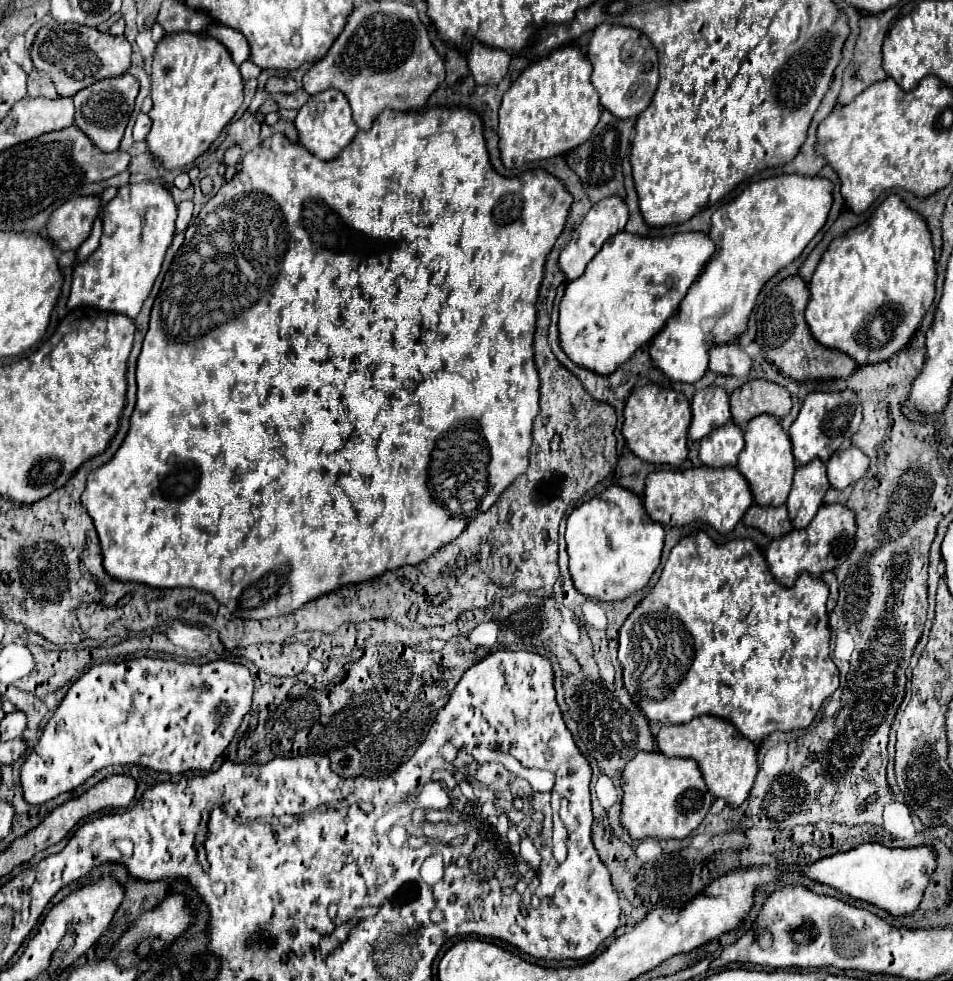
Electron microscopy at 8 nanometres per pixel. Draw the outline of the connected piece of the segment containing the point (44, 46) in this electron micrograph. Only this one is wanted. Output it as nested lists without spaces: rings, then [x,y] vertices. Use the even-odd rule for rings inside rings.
[[[51,22],[49,26],[43,26],[37,32],[29,52],[33,66],[51,78],[59,96],[75,96],[79,90],[103,78],[113,78],[127,72],[131,64],[131,46],[123,36],[111,36],[107,32],[101,34],[97,28],[75,22]]]

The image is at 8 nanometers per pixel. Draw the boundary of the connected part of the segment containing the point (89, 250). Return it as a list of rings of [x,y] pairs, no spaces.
[[[97,218],[93,224],[93,228],[89,238],[80,246],[77,251],[78,262],[85,262],[87,256],[92,254],[97,246],[99,246],[99,240],[102,235],[102,220]]]

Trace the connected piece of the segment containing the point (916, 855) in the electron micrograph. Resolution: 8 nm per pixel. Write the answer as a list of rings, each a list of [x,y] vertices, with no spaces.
[[[879,842],[861,844],[849,852],[837,852],[833,856],[825,856],[809,866],[801,866],[799,874],[811,878],[819,884],[841,890],[843,894],[875,904],[887,910],[891,916],[907,916],[919,908],[925,886],[929,884],[929,876],[935,870],[935,850],[929,846],[919,848],[887,848]]]

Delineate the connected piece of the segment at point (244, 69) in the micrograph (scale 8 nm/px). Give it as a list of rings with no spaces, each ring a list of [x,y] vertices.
[[[245,60],[239,68],[241,68],[241,76],[243,76],[243,80],[251,80],[251,78],[257,78],[257,76],[261,74],[261,68],[259,68],[257,64],[253,64],[251,60]]]

